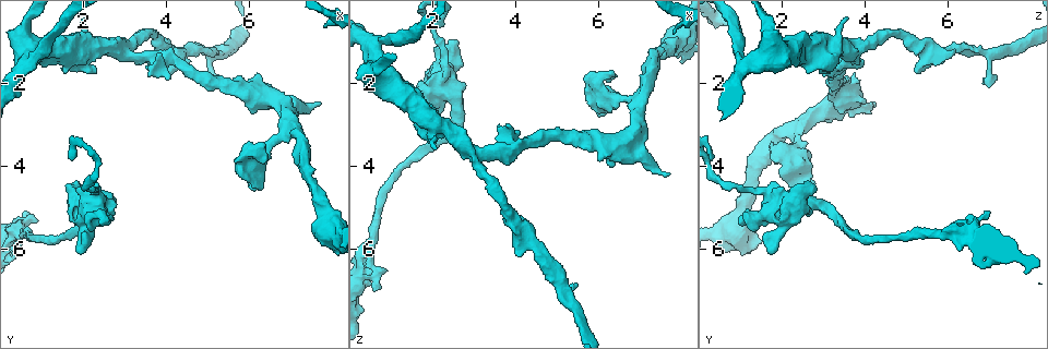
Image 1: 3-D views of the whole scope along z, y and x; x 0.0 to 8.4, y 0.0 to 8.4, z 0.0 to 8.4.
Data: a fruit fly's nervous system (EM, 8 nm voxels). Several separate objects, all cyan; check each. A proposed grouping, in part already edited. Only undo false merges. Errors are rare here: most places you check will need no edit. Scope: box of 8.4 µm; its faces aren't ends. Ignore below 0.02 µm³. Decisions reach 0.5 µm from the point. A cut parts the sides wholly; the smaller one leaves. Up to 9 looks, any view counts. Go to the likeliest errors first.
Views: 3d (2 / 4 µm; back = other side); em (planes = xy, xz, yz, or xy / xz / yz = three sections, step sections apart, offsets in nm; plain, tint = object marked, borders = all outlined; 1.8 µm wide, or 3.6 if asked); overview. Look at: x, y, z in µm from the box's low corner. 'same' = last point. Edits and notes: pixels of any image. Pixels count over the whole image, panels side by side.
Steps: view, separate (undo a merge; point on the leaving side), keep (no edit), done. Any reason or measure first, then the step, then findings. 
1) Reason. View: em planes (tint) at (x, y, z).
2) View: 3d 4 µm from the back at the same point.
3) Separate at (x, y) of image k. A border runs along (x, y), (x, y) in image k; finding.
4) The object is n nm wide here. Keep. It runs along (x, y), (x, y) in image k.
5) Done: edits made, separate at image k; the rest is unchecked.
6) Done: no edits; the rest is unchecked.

Thick turns thin. View: em 3.6 µm planes (plain) at (2.40, 4.95, 2.20).

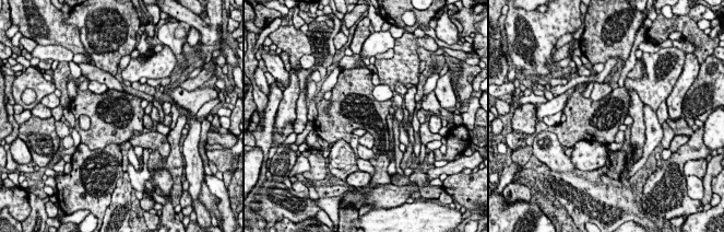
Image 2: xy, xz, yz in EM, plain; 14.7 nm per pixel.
Where the object lies. View: em 3.6 µm planes (tint) at the same point.

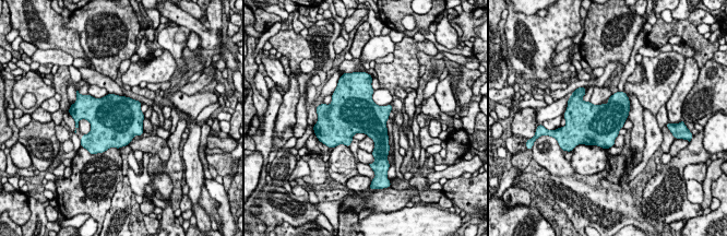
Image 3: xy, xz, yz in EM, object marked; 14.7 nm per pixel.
Keep. All the same cell.

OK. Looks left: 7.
Small branch off a trunk. View: 3d 4 µm at (0.60, 1.50, 1.50).

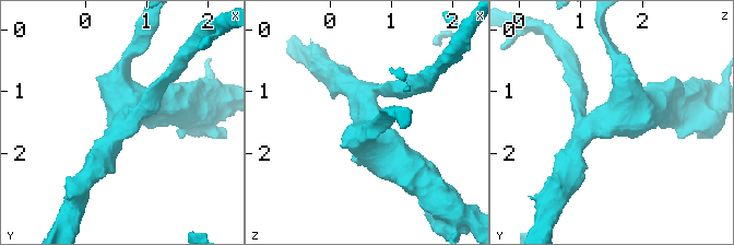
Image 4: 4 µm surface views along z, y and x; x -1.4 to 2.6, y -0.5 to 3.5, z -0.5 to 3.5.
3 arms meet here; the arms are 190, 340, 500 nm wide; now the EM. View: em yz step 8 (tint) at (0.65, 1.45, 1.55).

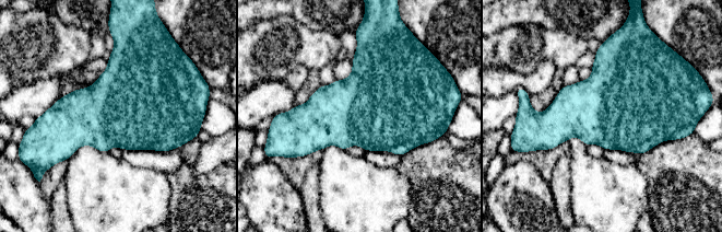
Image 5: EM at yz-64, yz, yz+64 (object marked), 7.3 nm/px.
Another direction. View: em planes (tint) at the same point.

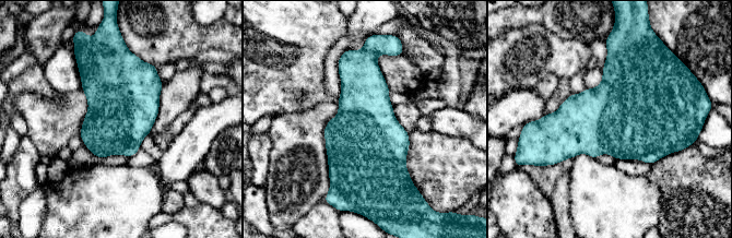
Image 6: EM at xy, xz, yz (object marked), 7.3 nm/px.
Keep. Continuous, no second cell.

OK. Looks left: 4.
Branch point. View: em planes (tint) at (6.95, 3.10, 2.50).

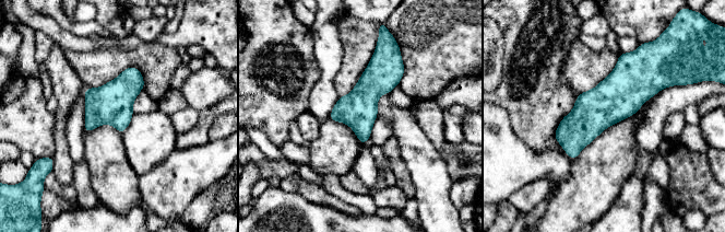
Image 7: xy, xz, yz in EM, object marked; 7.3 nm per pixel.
Keep. All the same cell.

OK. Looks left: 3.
Calibre changes. View: 3d 4 µm at (7.75, 5.05, 1.10).

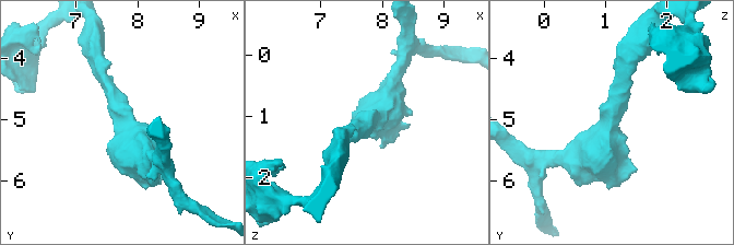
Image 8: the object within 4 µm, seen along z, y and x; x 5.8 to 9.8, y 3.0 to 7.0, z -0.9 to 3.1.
The arms are 200, 550 nm wide. View: em 3.6 µm planes (borders) at (7.75, 5.05, 1.10).

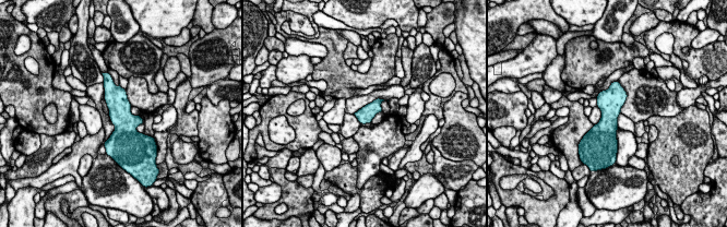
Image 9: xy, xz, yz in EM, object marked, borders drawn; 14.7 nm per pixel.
The object is 240 nm wide here. Keep. Continuous, no second cell.

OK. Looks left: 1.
Done: no edits; the rest is unchecked.

